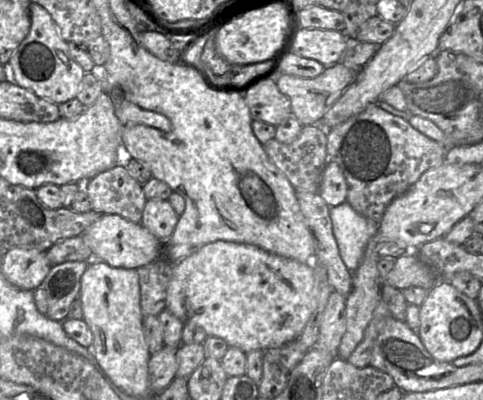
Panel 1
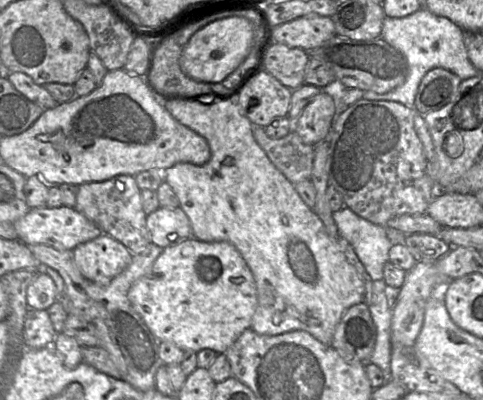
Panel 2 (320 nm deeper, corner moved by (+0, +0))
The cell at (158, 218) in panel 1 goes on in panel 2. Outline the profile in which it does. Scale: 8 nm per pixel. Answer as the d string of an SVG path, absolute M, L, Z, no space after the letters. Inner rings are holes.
M159 207L146 217L151 242L166 248L192 237L189 218L180 208Z

